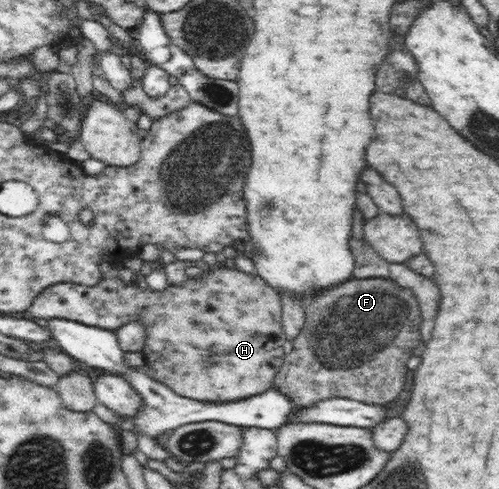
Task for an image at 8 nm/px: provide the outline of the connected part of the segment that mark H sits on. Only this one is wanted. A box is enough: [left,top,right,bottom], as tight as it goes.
[27,264,286,402]

